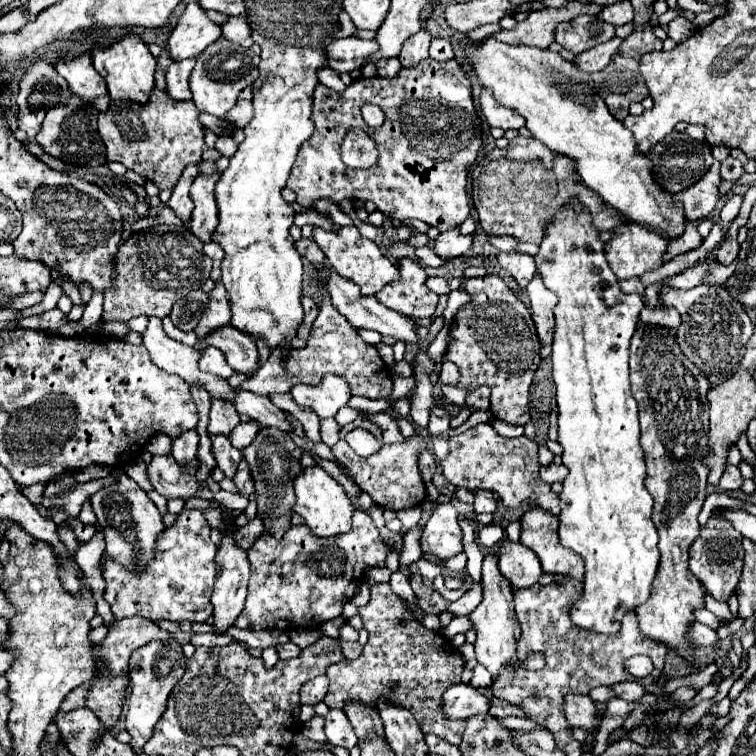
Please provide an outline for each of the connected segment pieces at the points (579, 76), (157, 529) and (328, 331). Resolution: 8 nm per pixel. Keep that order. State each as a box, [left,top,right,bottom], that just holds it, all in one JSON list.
[[466,38,684,238],[90,470,166,574],[240,282,392,398]]

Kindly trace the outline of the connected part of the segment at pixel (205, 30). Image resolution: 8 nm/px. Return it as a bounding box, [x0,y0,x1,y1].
[168,2,220,62]

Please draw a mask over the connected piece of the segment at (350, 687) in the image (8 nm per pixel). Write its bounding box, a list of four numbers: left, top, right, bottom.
[324,584,466,744]

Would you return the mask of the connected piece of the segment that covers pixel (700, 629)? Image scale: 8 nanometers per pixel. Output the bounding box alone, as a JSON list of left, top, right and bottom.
[688,622,718,648]

